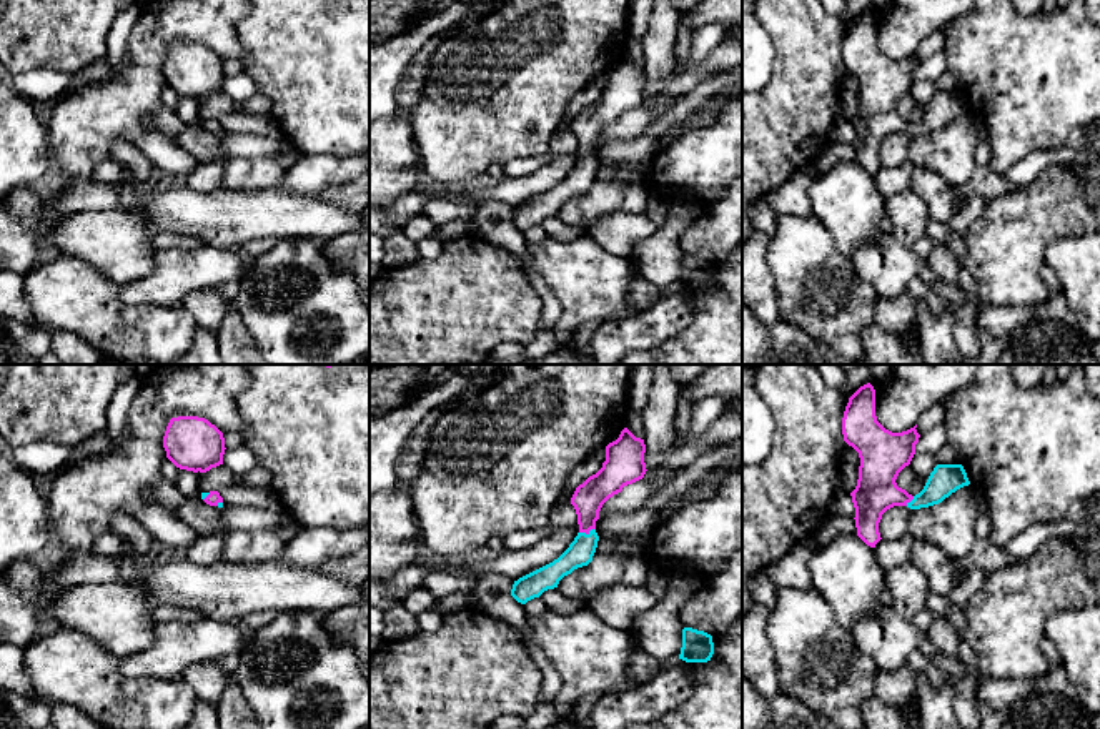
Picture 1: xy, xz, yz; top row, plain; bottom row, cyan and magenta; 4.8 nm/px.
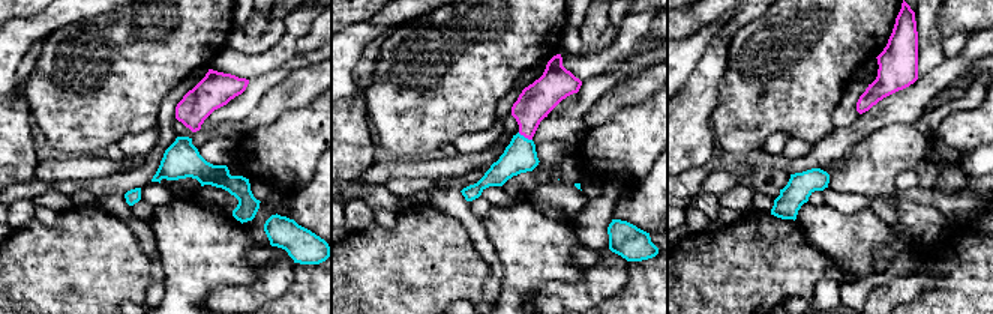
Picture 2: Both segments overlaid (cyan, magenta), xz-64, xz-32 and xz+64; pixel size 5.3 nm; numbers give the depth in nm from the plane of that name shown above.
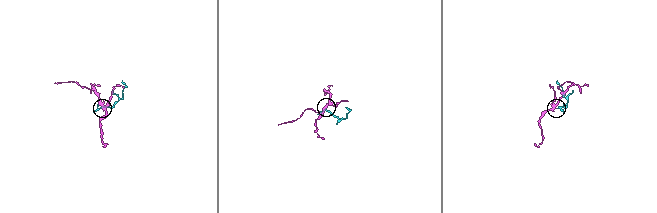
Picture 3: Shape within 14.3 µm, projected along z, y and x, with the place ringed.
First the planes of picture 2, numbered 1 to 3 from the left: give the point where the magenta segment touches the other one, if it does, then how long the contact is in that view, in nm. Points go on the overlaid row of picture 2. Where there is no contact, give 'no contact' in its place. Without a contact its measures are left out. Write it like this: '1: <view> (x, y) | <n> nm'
1: no contact
2: xz-32 (524, 137) | 90 nm
3: no contact

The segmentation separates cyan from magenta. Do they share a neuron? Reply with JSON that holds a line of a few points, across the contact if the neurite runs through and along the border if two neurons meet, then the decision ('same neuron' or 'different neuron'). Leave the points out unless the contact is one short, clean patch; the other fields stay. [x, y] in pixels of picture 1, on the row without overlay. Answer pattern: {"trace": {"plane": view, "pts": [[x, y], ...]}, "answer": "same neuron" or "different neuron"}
{"trace": {"plane": "xz", "pts": [[579, 180], [584, 172], [584, 160], [589, 123]]}, "answer": "same neuron"}

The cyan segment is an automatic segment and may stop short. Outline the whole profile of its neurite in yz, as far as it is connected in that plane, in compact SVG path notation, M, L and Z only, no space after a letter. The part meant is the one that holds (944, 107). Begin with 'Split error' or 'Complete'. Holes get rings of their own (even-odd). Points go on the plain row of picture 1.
Split error. M870 10L860 13L850 25L842 45L844 68L860 85L859 107L850 120L855 135L857 163L870 175L882 166L879 150L894 133L910 136L942 130L970 108L962 92L937 92L924 117L912 123L899 115L899 100L910 92L920 62L917 52L902 60L885 57L875 43L875 17Z

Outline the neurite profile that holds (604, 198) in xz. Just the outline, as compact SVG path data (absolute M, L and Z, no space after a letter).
M652 158L641 163L599 163L592 188L564 203L557 216L569 225L589 228L599 218L619 211L624 203L624 195L632 185L651 185L651 161Z

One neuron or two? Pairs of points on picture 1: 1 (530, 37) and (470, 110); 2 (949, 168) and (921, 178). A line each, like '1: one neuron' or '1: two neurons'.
1: one neuron
2: two neurons

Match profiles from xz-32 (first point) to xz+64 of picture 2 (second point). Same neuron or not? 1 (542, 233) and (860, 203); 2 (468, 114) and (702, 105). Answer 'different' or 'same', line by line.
1: different
2: different

